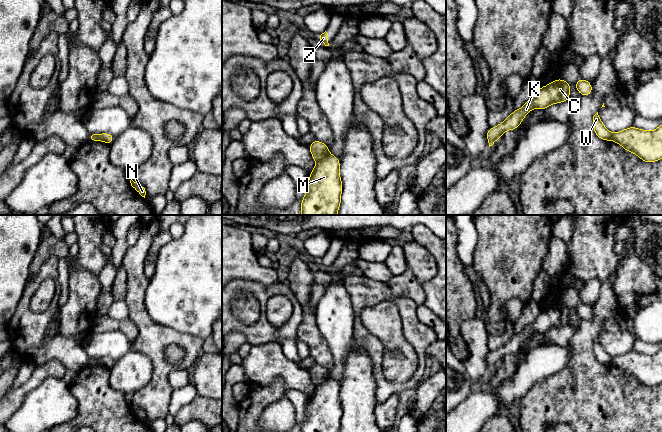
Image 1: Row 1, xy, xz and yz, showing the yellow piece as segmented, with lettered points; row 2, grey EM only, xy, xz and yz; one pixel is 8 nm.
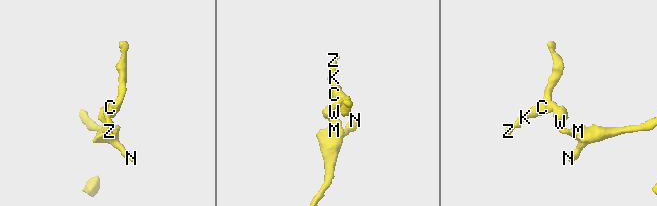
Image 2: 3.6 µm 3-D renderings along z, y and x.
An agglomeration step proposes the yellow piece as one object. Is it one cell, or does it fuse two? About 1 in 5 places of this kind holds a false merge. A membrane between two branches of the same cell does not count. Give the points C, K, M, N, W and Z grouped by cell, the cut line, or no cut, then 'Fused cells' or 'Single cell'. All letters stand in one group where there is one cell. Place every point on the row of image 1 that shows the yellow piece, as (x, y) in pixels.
Groups: C K W Z / M N. Split along xz (328, 153), (317, 162). Fused cells

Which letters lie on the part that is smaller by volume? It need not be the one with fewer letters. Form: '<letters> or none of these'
C, K, W, Z

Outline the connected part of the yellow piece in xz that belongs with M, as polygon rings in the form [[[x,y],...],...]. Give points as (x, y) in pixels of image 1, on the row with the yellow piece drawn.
[[[328,154],[316,163],[301,201],[301,215],[337,215],[341,204],[340,159]]]

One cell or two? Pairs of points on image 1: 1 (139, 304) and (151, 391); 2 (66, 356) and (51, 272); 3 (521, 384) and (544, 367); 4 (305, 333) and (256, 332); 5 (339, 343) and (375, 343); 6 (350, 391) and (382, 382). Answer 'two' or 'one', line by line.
1: one
2: one
3: one
4: two
5: two
6: two

